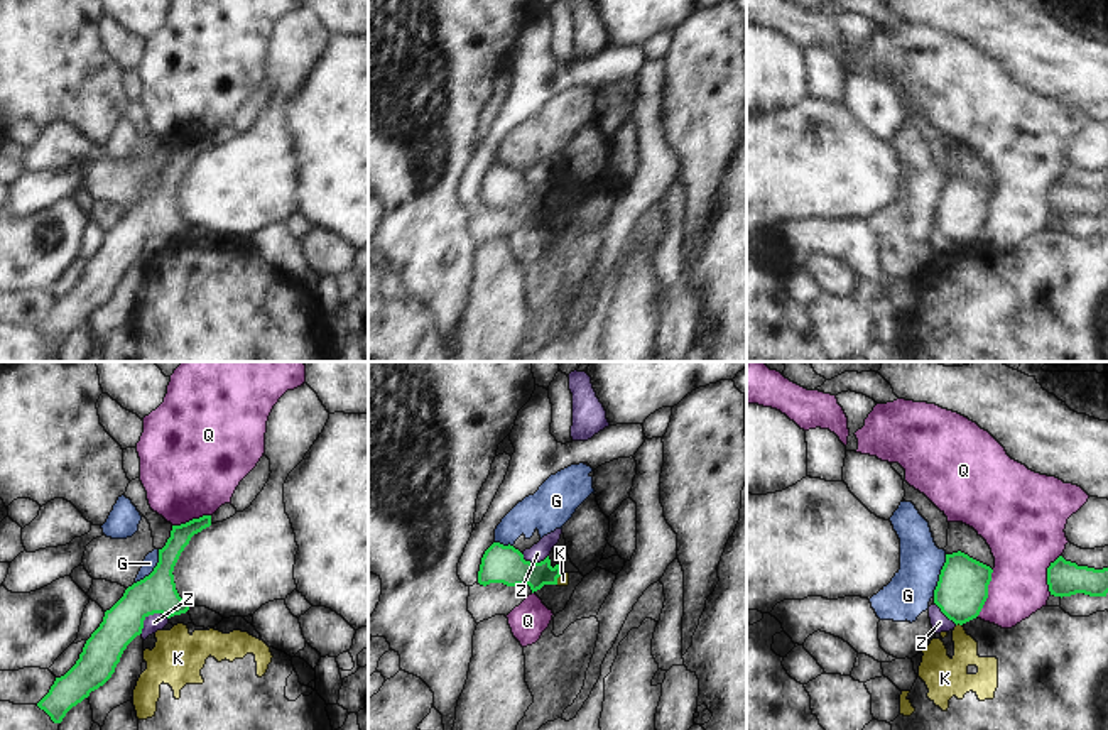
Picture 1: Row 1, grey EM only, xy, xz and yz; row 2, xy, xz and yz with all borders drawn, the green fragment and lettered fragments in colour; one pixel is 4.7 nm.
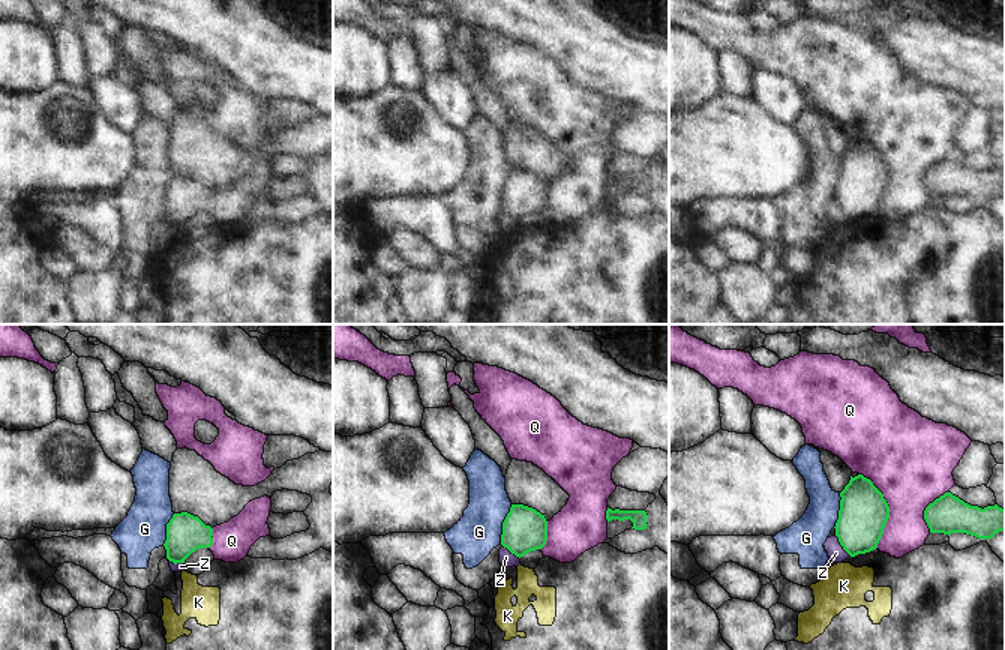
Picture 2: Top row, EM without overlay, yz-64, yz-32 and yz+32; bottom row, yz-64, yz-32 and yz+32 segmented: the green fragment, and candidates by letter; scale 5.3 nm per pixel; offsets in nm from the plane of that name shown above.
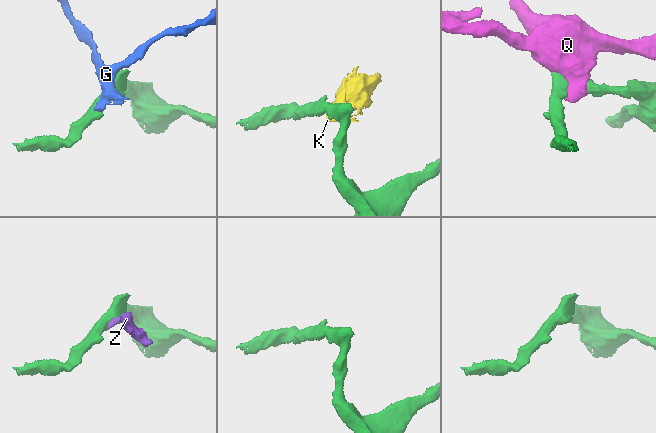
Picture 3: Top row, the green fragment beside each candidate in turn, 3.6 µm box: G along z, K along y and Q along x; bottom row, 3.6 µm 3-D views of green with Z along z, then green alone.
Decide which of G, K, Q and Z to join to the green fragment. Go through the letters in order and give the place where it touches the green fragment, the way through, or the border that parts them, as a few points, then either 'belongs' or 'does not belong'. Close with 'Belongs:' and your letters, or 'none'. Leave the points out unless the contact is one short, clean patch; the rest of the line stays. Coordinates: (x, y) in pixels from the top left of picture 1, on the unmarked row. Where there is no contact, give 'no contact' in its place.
G: meets green in yz at (939, 196); does not belong
K: meets green in yz at (958, 244); border along yz (961, 245), (956, 247); does not belong
Q: meets green in yz at (987, 215); does not belong
Z: meets green in xy at (149, 235); border along xy (168, 239), (151, 235), (139, 256); does not belong
Belongs: none

